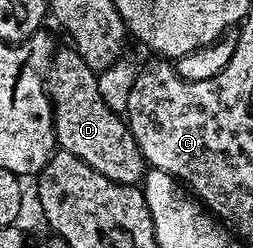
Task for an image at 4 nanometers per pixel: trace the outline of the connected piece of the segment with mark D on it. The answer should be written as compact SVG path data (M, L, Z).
M59 46L55 50L48 72L48 90L54 104L54 136L61 150L72 153L117 183L143 182L148 164L142 158L127 120L118 111L106 107L104 97L100 97L98 75L73 46Z

